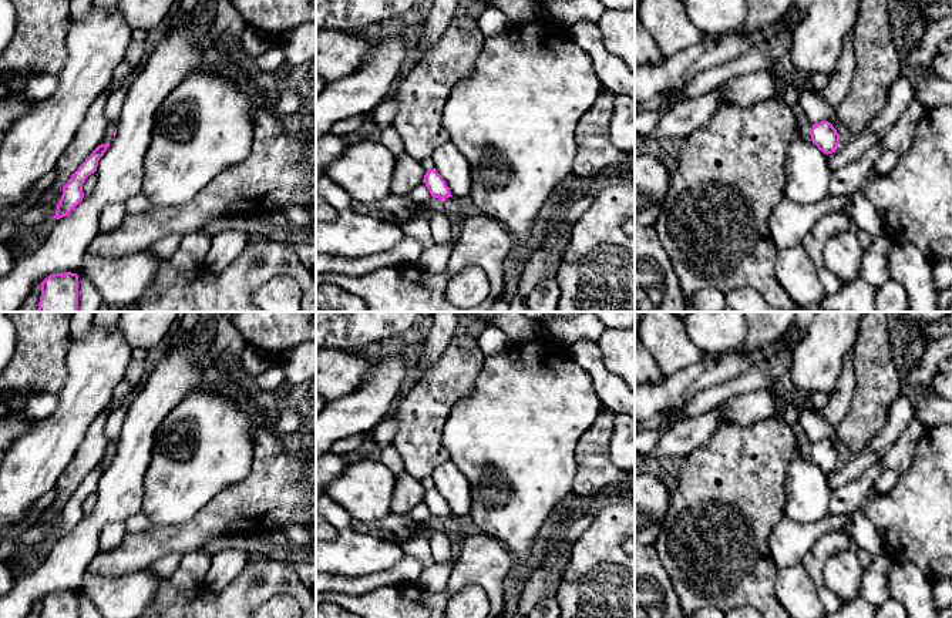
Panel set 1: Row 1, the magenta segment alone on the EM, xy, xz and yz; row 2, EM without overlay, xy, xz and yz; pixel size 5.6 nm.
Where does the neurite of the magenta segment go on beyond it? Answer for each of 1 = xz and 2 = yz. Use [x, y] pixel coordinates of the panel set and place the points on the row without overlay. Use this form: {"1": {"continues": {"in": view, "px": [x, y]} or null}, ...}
{"1": {"continues": null}, "2": {"continues": null}}

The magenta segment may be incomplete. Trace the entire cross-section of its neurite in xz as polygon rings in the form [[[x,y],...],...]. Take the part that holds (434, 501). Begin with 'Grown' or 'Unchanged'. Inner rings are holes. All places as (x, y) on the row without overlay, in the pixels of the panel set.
Unchanged. [[[431,487],[425,491],[423,501],[425,503],[433,517],[445,518],[453,515],[450,507],[435,487]]]

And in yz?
Unchanged. [[[821,440],[818,443],[813,443],[811,447],[811,460],[818,466],[824,473],[832,473],[837,470],[837,464],[840,463],[840,453],[828,440]]]

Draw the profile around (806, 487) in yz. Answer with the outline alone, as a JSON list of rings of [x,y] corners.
[[[797,444],[797,454],[791,461],[784,481],[787,497],[786,518],[797,523],[817,523],[830,513],[831,488],[827,473],[811,460],[805,460]]]

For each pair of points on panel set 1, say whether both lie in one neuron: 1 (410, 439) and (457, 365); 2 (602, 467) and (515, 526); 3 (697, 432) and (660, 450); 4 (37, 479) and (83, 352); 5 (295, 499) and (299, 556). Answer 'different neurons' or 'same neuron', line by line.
1: same neuron
2: different neurons
3: same neuron
4: same neuron
5: different neurons

